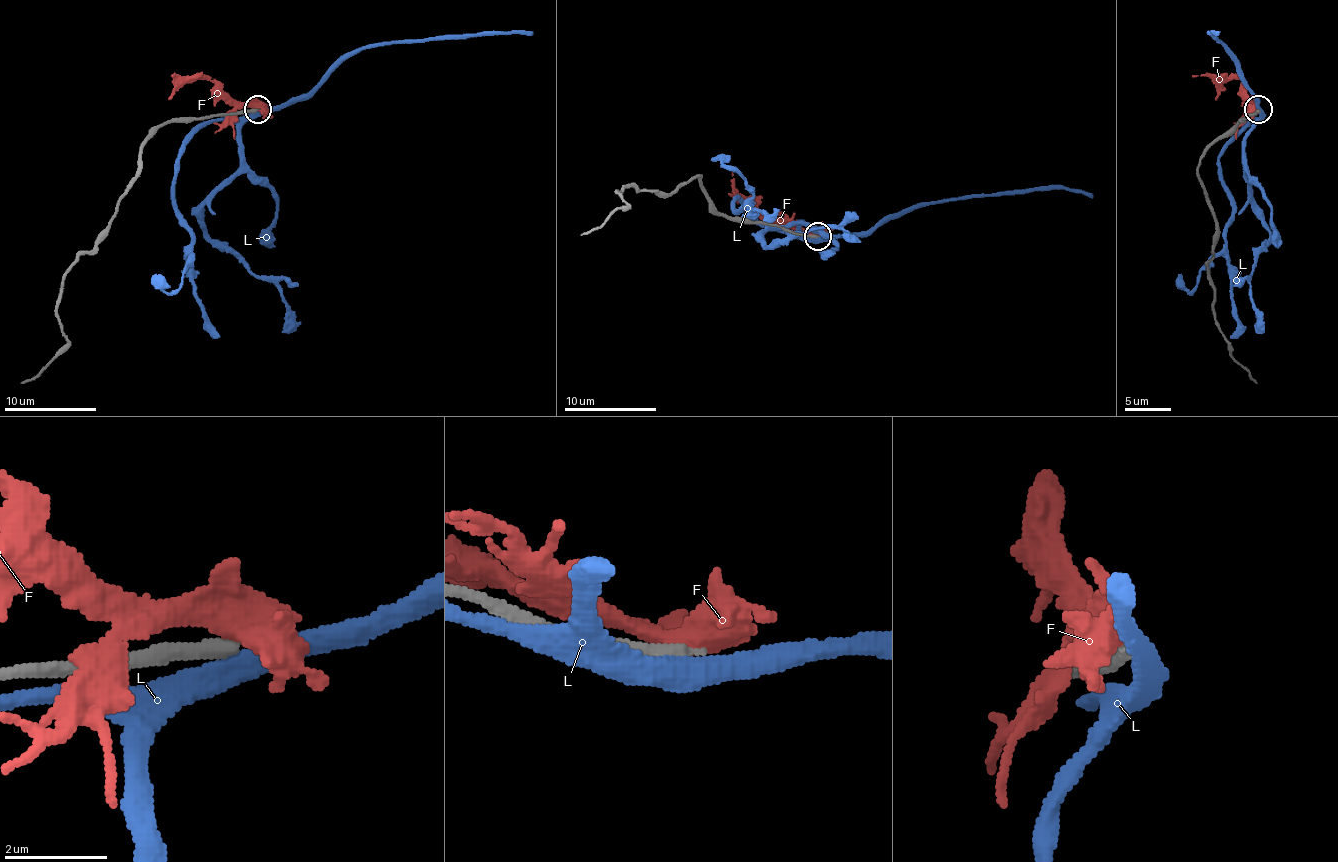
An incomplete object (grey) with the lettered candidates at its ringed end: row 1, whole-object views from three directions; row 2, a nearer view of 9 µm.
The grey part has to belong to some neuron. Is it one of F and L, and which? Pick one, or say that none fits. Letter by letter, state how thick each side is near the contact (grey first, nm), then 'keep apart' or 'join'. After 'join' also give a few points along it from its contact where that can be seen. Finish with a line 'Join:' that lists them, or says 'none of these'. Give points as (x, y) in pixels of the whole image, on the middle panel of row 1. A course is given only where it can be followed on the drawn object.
F: calibres 320 and 550 nm; keep apart
L: calibres 340 and 480 nm; keep apart
Join: none of these

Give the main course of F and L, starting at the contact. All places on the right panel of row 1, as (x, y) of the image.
F: (1259, 108), (1240, 78), (1192, 76)
L: (1259, 113), (1259, 99), (1235, 60), (1210, 32), (1219, 34)

